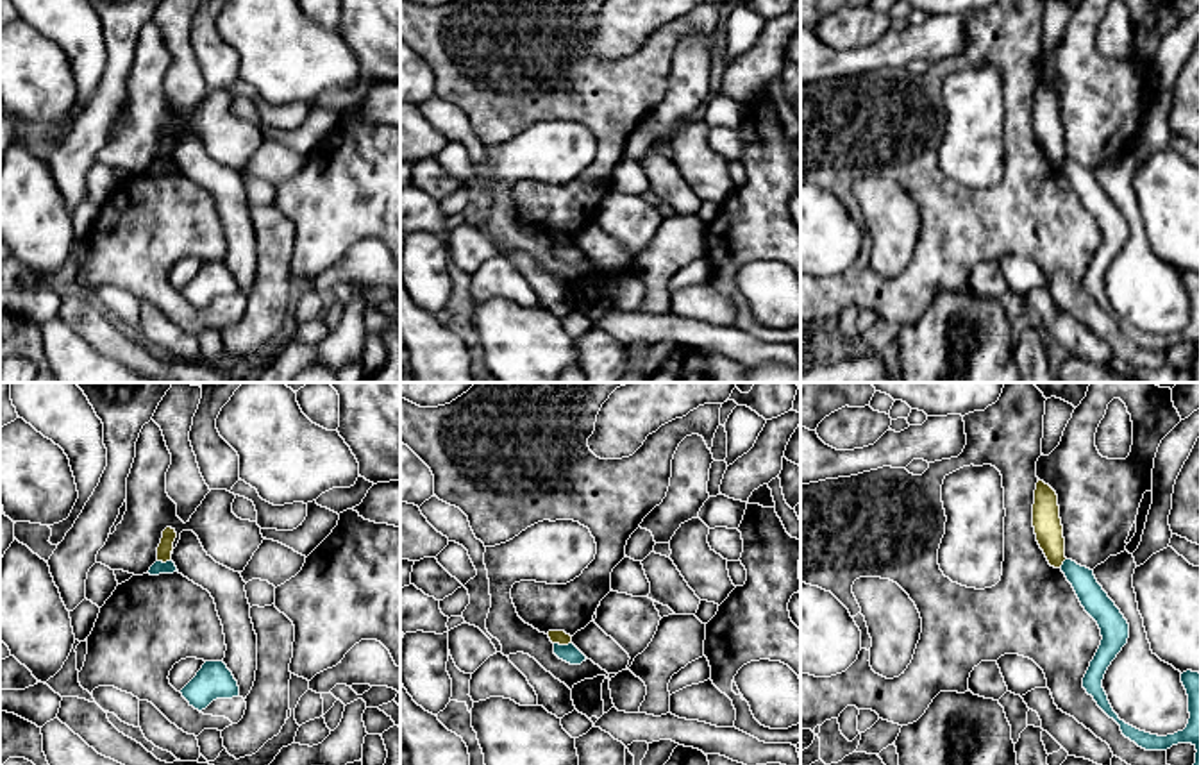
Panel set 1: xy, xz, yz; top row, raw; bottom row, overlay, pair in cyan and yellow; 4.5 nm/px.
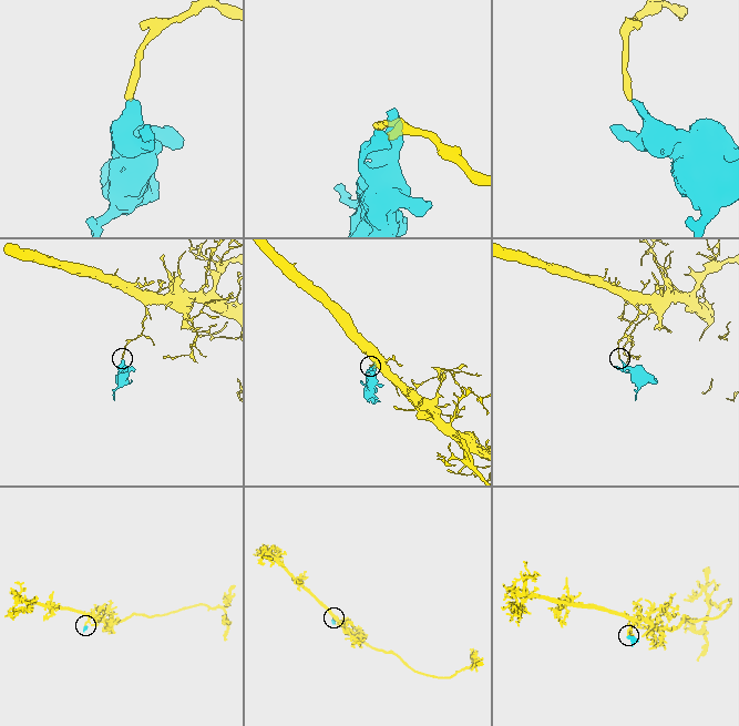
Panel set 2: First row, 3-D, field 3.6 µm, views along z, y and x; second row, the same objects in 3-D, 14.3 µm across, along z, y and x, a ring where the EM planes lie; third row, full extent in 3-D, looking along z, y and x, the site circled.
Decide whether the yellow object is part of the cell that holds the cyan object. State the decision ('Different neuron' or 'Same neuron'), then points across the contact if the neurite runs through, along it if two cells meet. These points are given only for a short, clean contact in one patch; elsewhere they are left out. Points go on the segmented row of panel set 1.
Different neuron. Boundary: xz (554, 642), (570, 644)

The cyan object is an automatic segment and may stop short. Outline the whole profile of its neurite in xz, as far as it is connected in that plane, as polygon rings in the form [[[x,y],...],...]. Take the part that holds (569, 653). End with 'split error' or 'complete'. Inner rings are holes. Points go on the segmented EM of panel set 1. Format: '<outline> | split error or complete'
[[[554,643],[554,654],[570,665],[581,665],[583,661],[586,661],[586,656],[574,643]]] | complete

